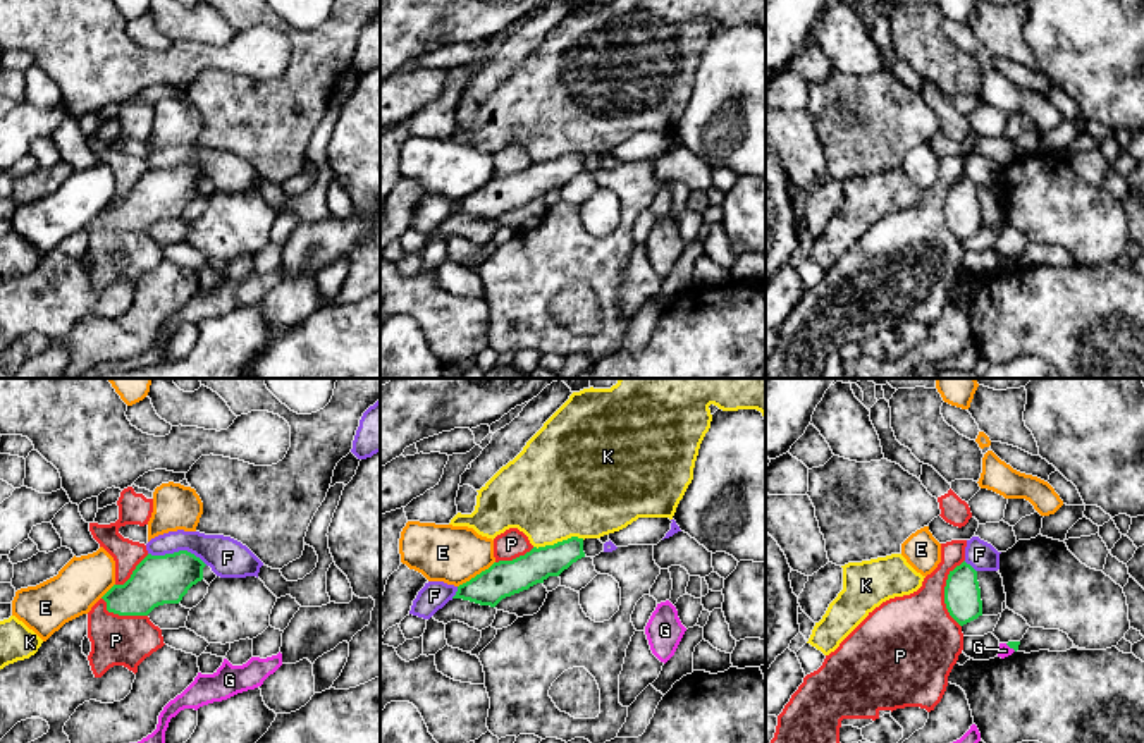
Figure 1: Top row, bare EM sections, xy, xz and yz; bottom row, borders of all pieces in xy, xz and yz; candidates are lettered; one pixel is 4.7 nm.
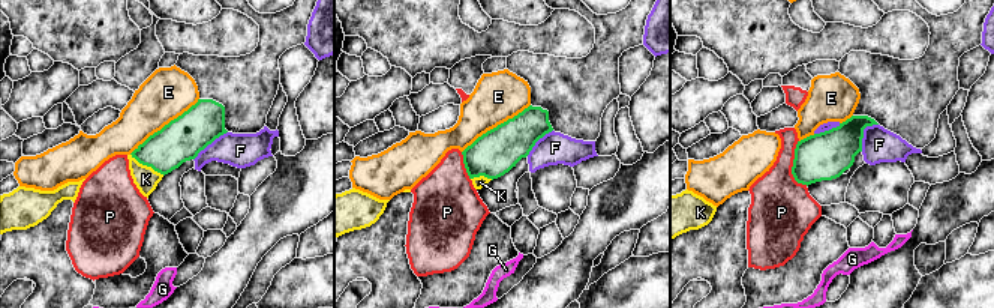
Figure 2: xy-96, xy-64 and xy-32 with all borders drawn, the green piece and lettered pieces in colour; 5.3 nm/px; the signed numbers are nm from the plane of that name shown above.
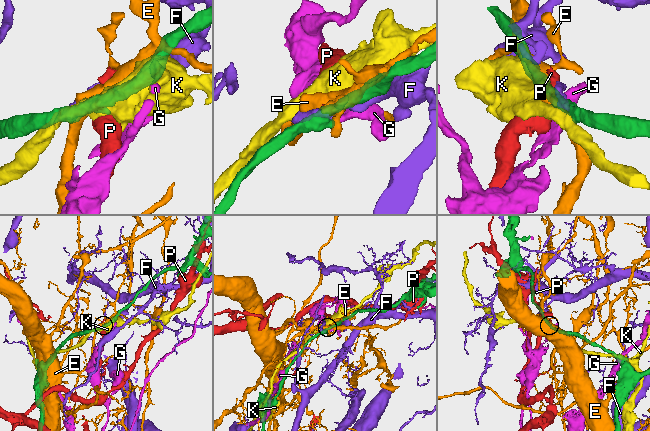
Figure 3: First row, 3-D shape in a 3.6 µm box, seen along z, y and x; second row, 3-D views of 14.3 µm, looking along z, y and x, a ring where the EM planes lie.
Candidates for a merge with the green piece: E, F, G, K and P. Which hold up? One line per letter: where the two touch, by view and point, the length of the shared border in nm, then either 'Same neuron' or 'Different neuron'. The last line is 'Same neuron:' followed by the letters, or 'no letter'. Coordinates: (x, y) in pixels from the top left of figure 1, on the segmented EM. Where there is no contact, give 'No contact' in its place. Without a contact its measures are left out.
E: Touches green at xz (477, 575). Shared border 220 nm. Different neuron
F: Touches green at xy (178, 552). Shared border 280 nm. Different neuron
G: Touches green at yz (1010, 647). Shared border 70 nm. Different neuron
K: Touches green at xz (558, 542). Shared border 240 nm. Different neuron
P: Touches green at yz (945, 594). Shared border 320 nm. Different neuron
Same neuron: no letter

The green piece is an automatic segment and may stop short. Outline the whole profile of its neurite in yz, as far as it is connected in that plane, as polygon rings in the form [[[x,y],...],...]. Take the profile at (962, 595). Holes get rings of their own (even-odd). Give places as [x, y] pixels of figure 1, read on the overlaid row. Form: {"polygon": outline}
{"polygon": [[[965,561],[948,574],[944,586],[944,604],[950,616],[960,626],[982,616],[977,571]]]}

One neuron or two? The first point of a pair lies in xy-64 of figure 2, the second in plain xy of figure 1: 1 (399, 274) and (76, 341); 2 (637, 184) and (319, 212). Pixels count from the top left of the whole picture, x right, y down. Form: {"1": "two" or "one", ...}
{"1": "two", "2": "two"}

